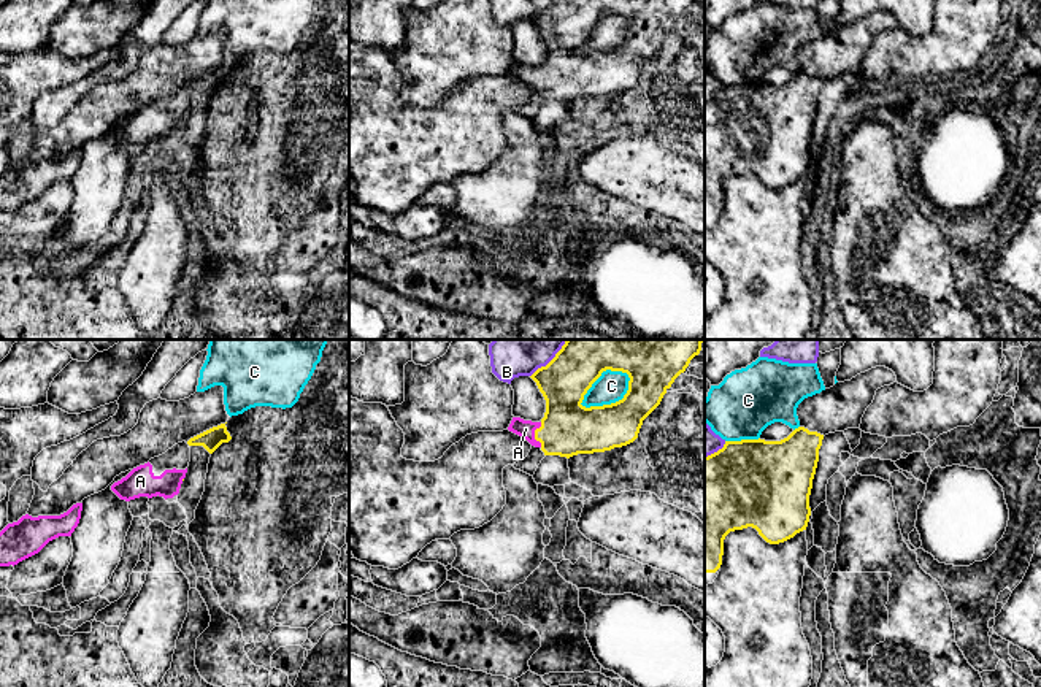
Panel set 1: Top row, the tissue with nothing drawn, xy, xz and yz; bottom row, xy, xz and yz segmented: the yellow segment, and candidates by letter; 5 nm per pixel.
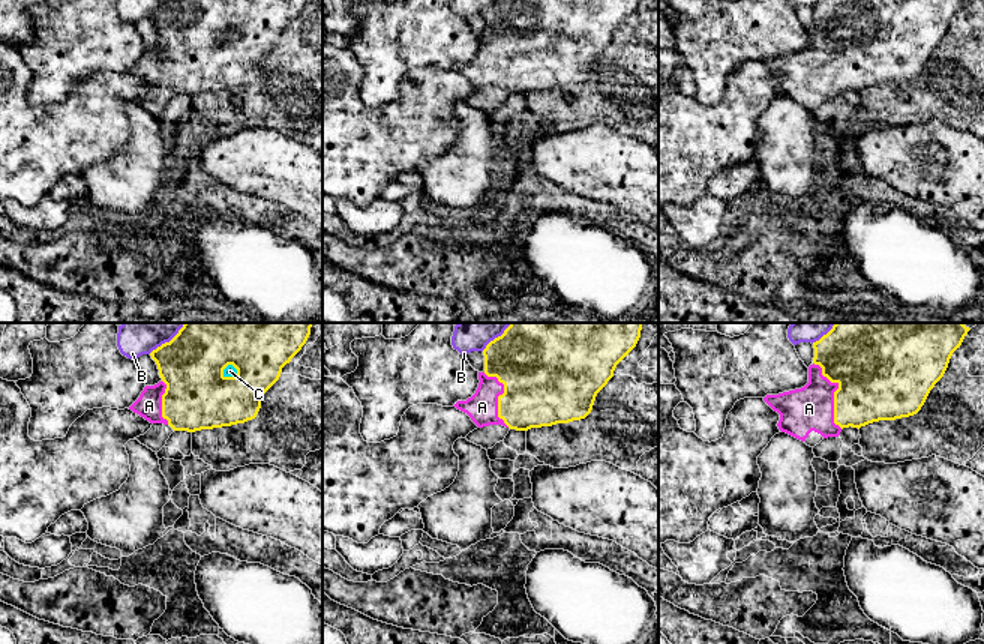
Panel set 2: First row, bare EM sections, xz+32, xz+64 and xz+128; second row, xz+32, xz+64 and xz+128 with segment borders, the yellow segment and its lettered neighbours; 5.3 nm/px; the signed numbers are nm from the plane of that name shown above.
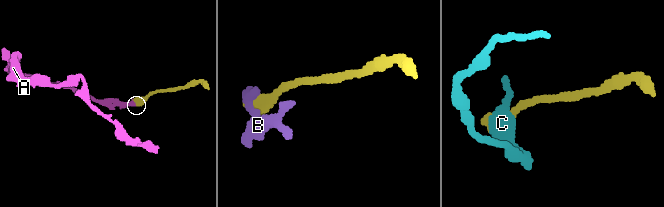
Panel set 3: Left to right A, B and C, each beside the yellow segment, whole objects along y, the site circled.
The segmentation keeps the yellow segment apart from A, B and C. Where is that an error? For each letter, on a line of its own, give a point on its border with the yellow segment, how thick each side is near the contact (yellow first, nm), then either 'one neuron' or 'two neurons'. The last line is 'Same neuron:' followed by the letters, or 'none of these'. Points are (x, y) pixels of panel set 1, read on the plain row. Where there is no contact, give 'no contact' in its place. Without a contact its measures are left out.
A: xz (535, 80) | 280/90 nm | one neuron
B: xz (543, 11) | 240/130 nm | two neurons
C: xz (600, 19) | 240/160 nm | two neurons
Same neuron: A

